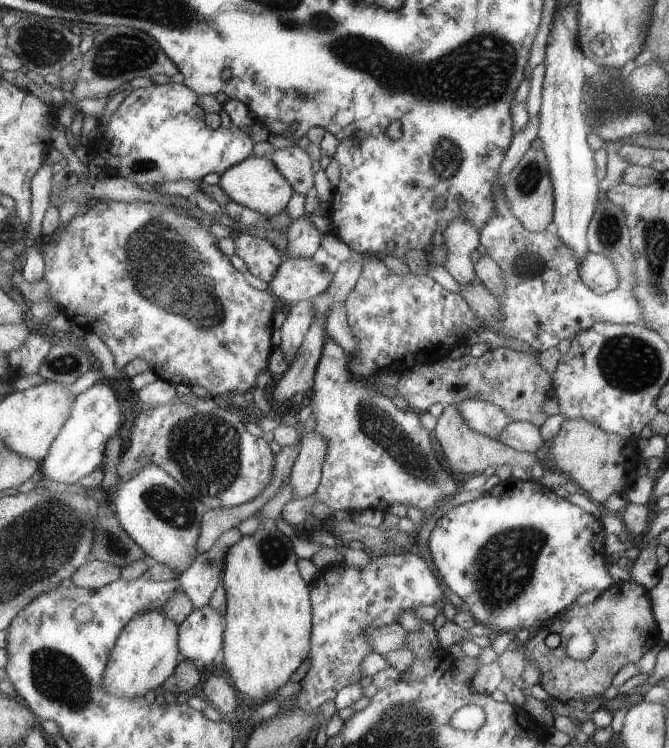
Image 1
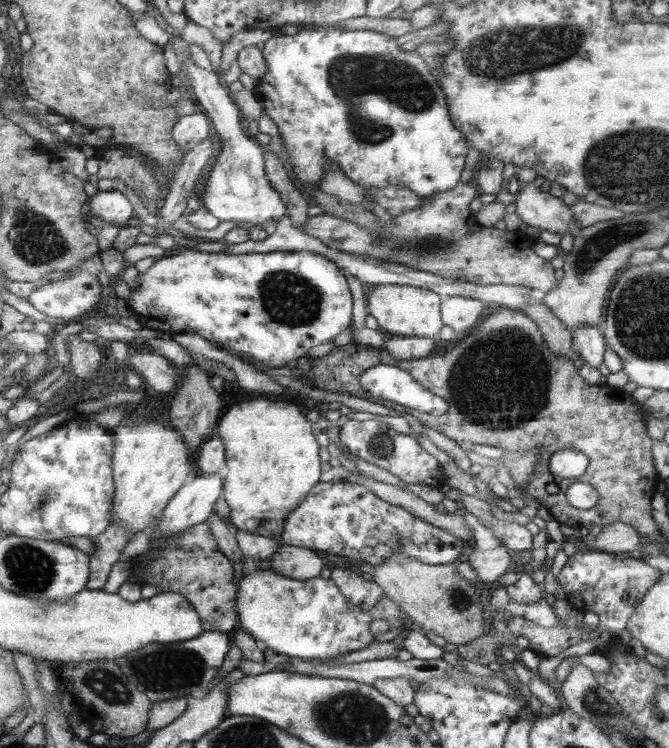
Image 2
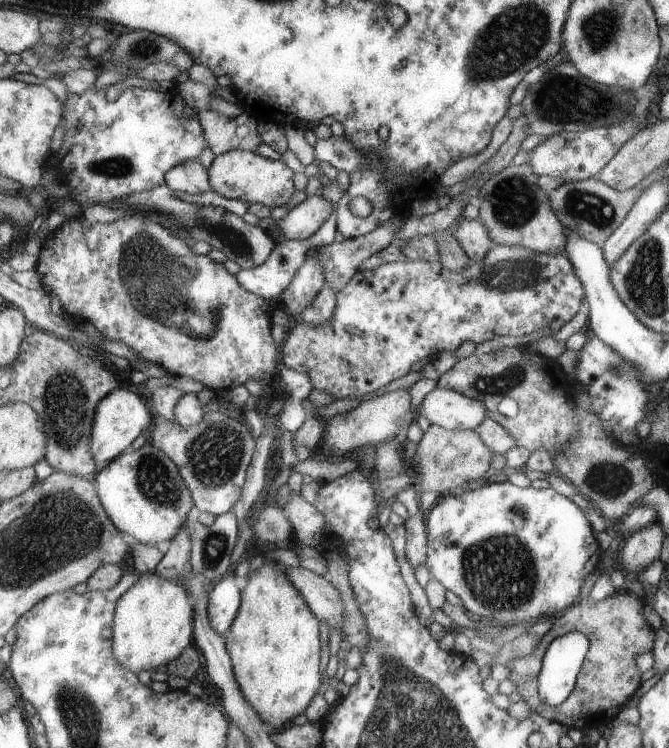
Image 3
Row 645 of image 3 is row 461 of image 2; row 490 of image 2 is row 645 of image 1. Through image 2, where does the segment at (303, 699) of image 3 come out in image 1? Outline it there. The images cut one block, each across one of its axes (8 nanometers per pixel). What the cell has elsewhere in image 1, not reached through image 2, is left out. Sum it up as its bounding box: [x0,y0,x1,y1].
[223,528,313,702]

